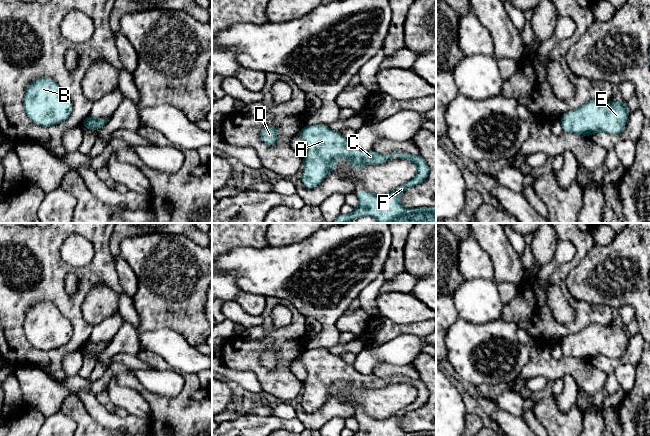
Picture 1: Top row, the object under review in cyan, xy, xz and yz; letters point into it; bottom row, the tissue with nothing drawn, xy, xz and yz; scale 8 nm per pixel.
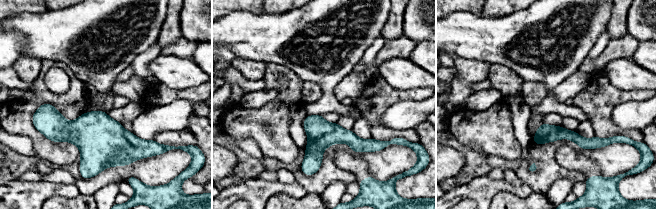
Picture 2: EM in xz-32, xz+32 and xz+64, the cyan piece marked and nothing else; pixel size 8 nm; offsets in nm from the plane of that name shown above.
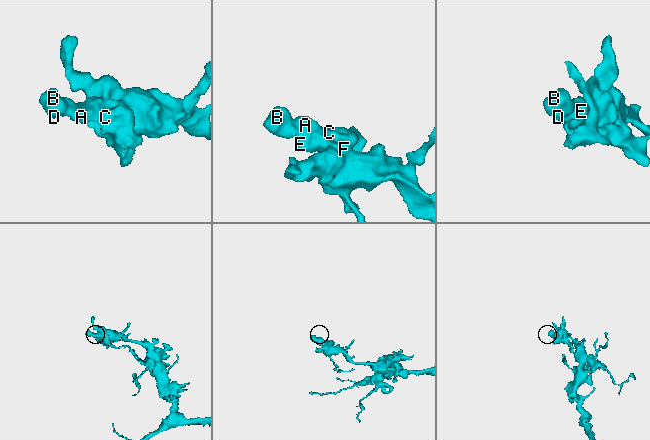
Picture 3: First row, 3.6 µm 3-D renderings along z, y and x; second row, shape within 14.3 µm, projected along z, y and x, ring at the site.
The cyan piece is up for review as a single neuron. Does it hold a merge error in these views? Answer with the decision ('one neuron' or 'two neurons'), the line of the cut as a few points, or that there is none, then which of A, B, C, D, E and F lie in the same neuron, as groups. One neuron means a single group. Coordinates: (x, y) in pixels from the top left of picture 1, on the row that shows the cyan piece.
one neuron | no cut | A B C D E F

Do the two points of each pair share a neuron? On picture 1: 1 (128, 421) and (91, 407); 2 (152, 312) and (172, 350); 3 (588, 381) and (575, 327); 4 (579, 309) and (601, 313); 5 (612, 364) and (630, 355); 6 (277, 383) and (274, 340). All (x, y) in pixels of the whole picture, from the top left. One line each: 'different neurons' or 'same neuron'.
1: same neuron
2: different neurons
3: different neurons
4: same neuron
5: same neuron
6: same neuron

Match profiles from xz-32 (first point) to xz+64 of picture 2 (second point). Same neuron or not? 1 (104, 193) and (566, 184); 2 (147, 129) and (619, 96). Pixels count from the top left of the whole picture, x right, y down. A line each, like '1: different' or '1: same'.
1: same
2: different

